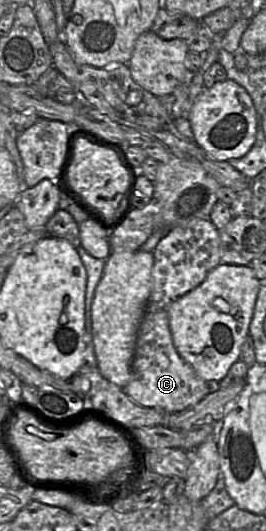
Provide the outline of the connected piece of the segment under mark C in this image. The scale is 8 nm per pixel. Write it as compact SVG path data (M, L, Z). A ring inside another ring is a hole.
M210 219L173 227L157 244L152 268L152 289L139 330L131 377L123 391L144 407L167 413L185 410L219 388L219 381L205 381L177 352L170 330L170 305L197 287L220 259L219 231Z

